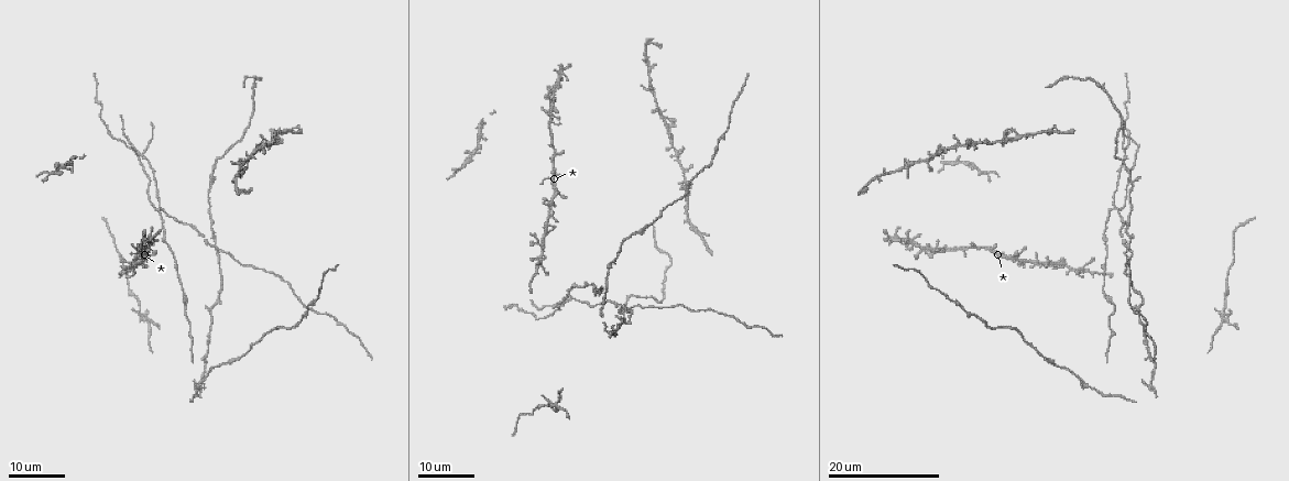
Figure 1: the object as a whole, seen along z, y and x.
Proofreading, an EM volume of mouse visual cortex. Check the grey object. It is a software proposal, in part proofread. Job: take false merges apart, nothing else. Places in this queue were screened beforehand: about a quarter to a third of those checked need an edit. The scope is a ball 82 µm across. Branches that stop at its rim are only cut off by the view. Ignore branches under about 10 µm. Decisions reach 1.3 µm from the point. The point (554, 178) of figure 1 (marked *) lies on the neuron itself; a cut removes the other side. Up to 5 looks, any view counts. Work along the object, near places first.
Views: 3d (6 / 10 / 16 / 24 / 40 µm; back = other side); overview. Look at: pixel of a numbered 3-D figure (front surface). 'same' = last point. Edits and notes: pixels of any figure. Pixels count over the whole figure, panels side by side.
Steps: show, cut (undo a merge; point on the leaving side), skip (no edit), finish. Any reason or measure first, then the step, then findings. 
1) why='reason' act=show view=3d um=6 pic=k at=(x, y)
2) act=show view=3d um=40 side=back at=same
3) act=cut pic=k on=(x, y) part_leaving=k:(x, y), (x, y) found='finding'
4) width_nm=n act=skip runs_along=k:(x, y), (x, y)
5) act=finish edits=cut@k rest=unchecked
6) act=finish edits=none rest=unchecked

why='four or more arms meet' act=show view=3d um=16 pic=1 at=(1118, 208)

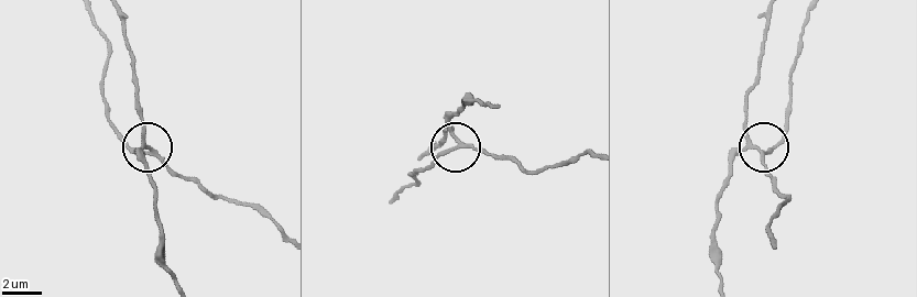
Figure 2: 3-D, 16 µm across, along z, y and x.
why='zoom in' act=show view=3d um=6 pic=2 at=(153, 152)

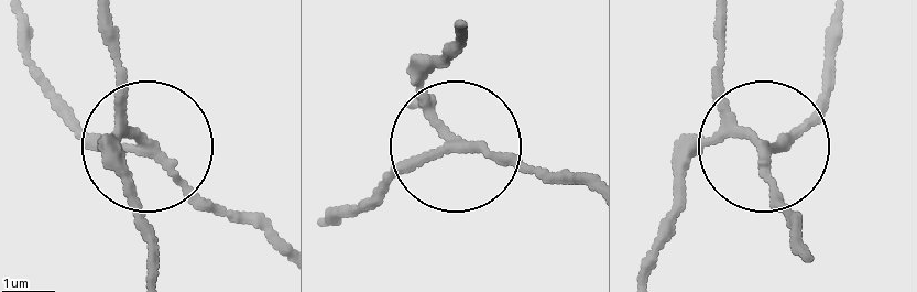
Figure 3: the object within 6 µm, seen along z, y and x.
act=cut pic=3 on=(118, 68) found='two neurons meet here'

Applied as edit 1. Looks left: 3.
why='four-way junction' act=show view=3d um=24 pic=1 at=(217, 244)

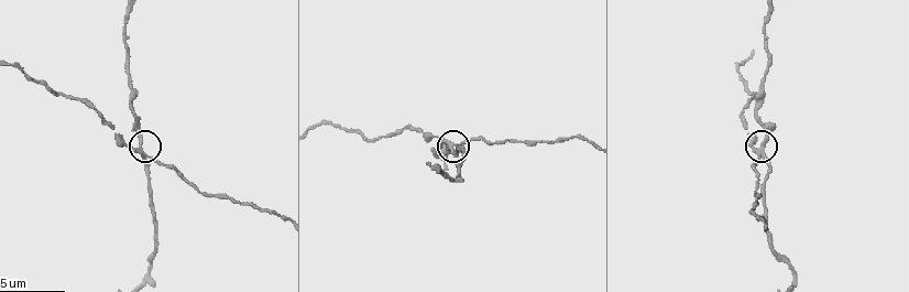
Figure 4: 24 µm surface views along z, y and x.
act=show view=3d um=6 pic=4 at=(761, 147)

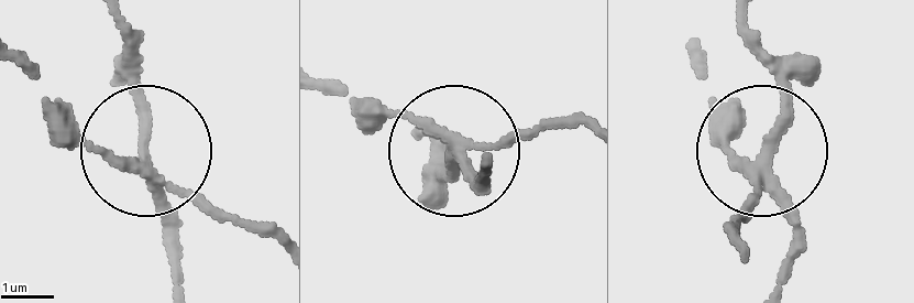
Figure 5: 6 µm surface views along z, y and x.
width_nm=220 act=cut pic=5 on=(168, 242) part_leaving=5:(146, 171), (176, 285) found='two neurons meet here'

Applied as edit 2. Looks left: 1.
act=finish edits=cut@3,cut@5 rest=unchecked

